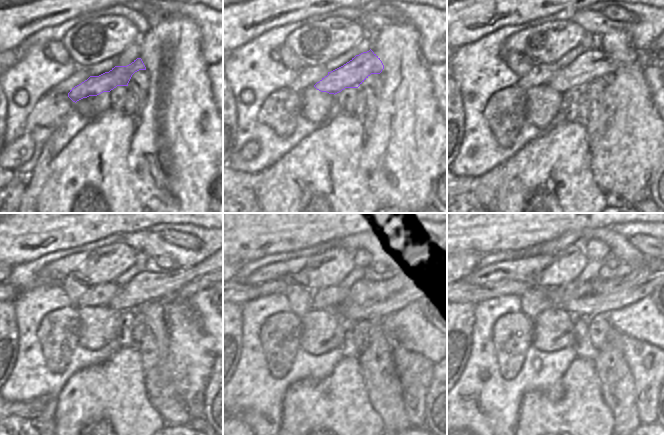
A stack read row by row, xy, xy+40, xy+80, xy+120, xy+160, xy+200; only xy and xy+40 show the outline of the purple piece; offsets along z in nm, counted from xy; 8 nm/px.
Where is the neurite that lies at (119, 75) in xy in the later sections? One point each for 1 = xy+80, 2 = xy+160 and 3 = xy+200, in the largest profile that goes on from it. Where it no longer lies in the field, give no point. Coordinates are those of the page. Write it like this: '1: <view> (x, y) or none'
1: xy+80 (594, 63)
2: xy+160 (365, 290)
3: xy+200 (599, 286)

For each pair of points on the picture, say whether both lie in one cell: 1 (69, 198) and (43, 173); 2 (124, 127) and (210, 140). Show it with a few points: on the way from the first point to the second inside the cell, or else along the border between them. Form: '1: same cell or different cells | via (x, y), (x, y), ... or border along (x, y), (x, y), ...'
1: different cells | border along (54, 155), (50, 163), (50, 174), (37, 199)
2: different cells | border along (136, 120), (136, 130), (130, 143), (129, 152)

